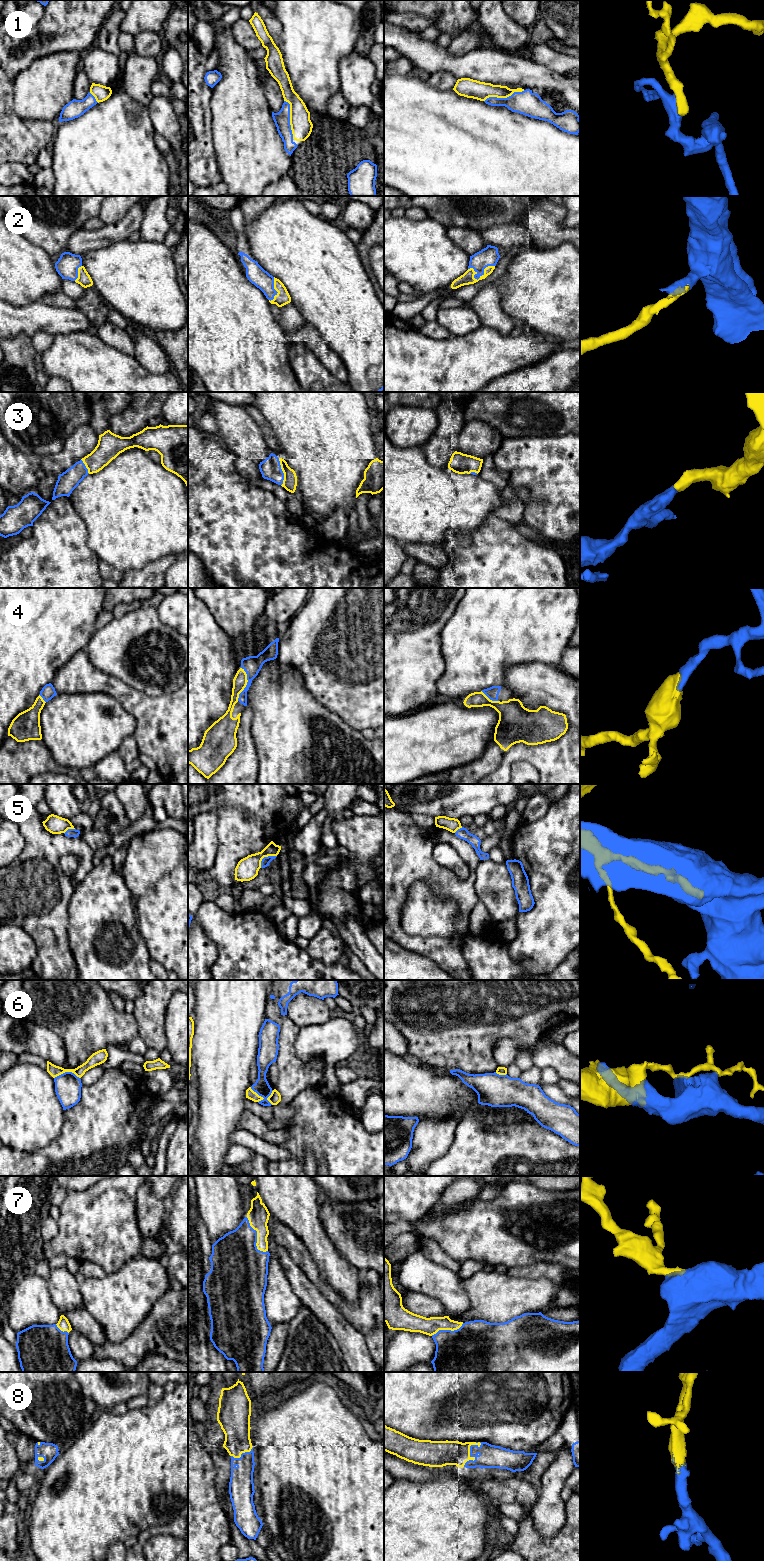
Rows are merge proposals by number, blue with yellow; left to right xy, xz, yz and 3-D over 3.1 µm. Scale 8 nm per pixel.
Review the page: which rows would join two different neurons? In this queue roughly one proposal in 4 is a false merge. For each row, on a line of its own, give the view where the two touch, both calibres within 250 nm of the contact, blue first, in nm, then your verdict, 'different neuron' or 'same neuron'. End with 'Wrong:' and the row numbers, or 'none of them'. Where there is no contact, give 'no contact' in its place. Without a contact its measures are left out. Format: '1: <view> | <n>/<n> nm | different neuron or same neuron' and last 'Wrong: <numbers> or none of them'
1: xz | 130/170 nm | same neuron
2: yz | 160/100 nm | same neuron
3: xz | 170/110 nm | same neuron
4: xz | 150/110 nm | same neuron
5: xz | 70/180 nm | different neuron
6: xy | 200/90 nm | different neuron
7: xz | 400/170 nm | same neuron
8: yz | 190/200 nm | same neuron
Wrong: 5, 6

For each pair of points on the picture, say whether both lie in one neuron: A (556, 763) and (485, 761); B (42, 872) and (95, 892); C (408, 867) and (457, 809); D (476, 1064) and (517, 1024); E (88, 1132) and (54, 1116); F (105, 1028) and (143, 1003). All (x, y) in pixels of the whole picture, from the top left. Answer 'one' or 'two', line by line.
A: two
B: two
C: two
D: one
E: two
F: two

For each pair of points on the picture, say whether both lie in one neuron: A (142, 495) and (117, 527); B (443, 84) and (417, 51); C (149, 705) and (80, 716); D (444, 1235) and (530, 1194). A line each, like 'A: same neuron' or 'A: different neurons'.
A: same neuron
B: different neurons
C: different neurons
D: same neuron

